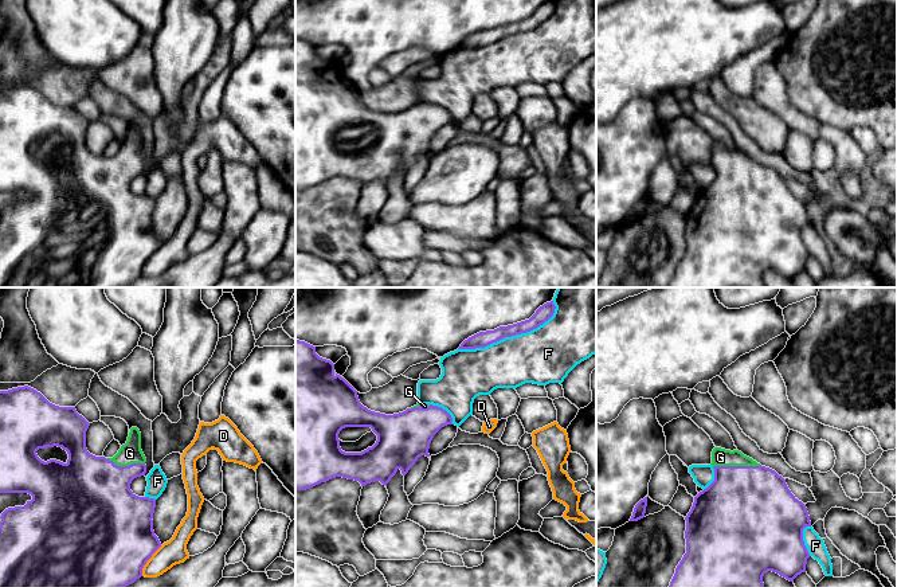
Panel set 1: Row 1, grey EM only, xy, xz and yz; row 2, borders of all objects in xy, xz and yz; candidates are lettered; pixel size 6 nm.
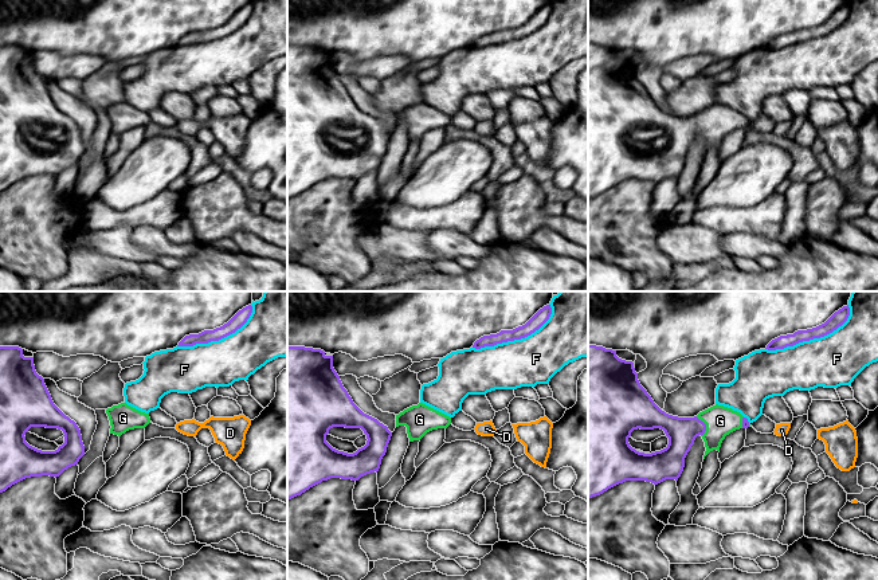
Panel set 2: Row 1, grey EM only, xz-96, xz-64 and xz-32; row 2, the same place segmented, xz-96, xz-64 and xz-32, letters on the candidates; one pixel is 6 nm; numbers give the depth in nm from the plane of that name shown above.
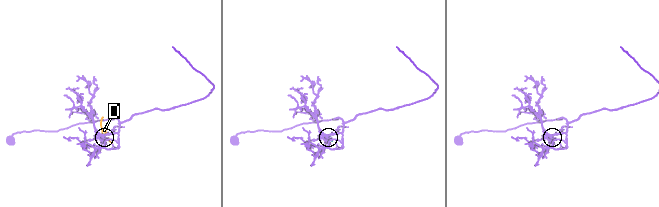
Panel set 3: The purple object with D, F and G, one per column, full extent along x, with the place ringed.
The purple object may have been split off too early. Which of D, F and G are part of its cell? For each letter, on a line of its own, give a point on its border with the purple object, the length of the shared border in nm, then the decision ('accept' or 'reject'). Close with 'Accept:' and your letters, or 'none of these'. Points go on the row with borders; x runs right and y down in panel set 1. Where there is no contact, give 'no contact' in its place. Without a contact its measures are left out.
D: xy (148, 559) | 220 nm | reject
F: xz (509, 336) | 650 nm | reject
G: yz (736, 466) | 280 nm | accept
Accept: G

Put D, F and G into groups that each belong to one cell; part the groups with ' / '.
D / F / G

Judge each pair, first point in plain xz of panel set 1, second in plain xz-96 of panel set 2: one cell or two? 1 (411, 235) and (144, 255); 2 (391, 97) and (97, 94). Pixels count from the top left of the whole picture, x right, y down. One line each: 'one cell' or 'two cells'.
1: one cell
2: one cell

